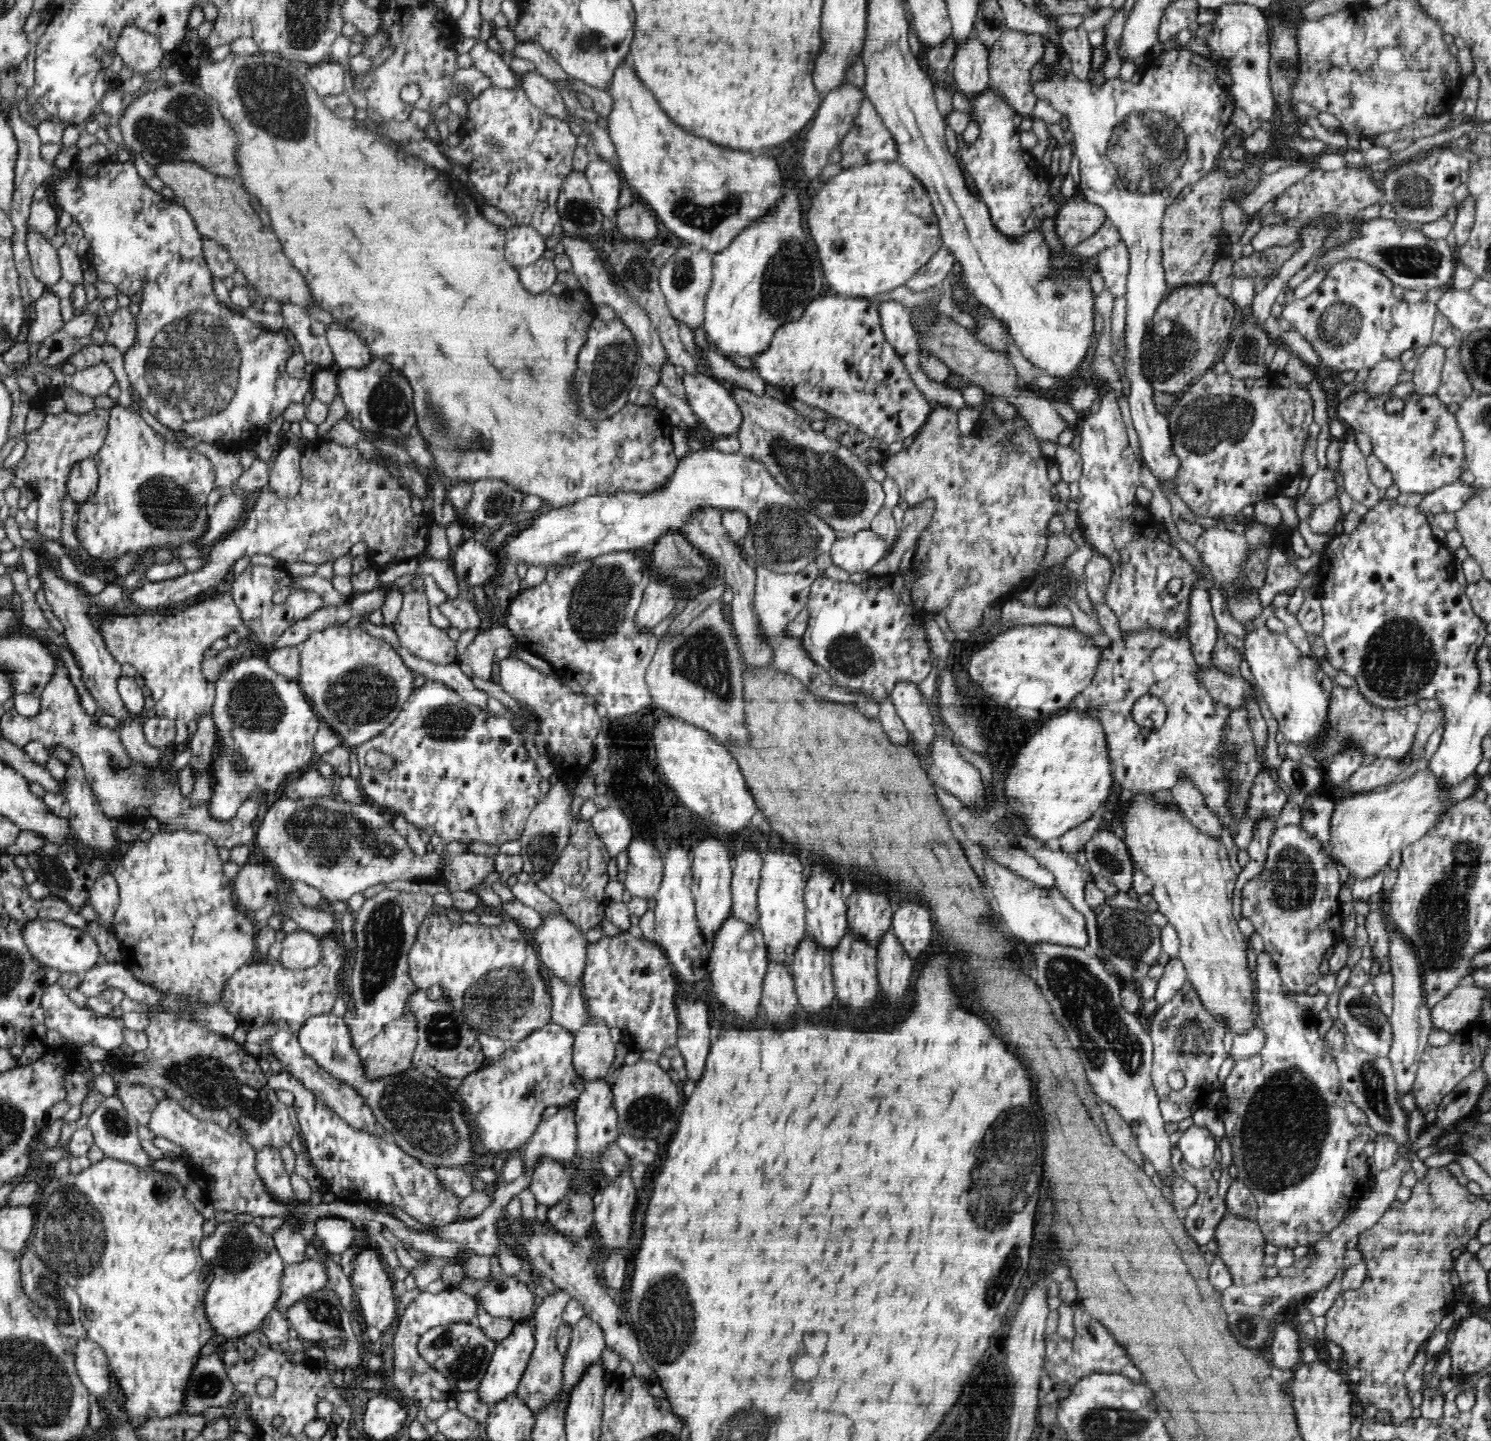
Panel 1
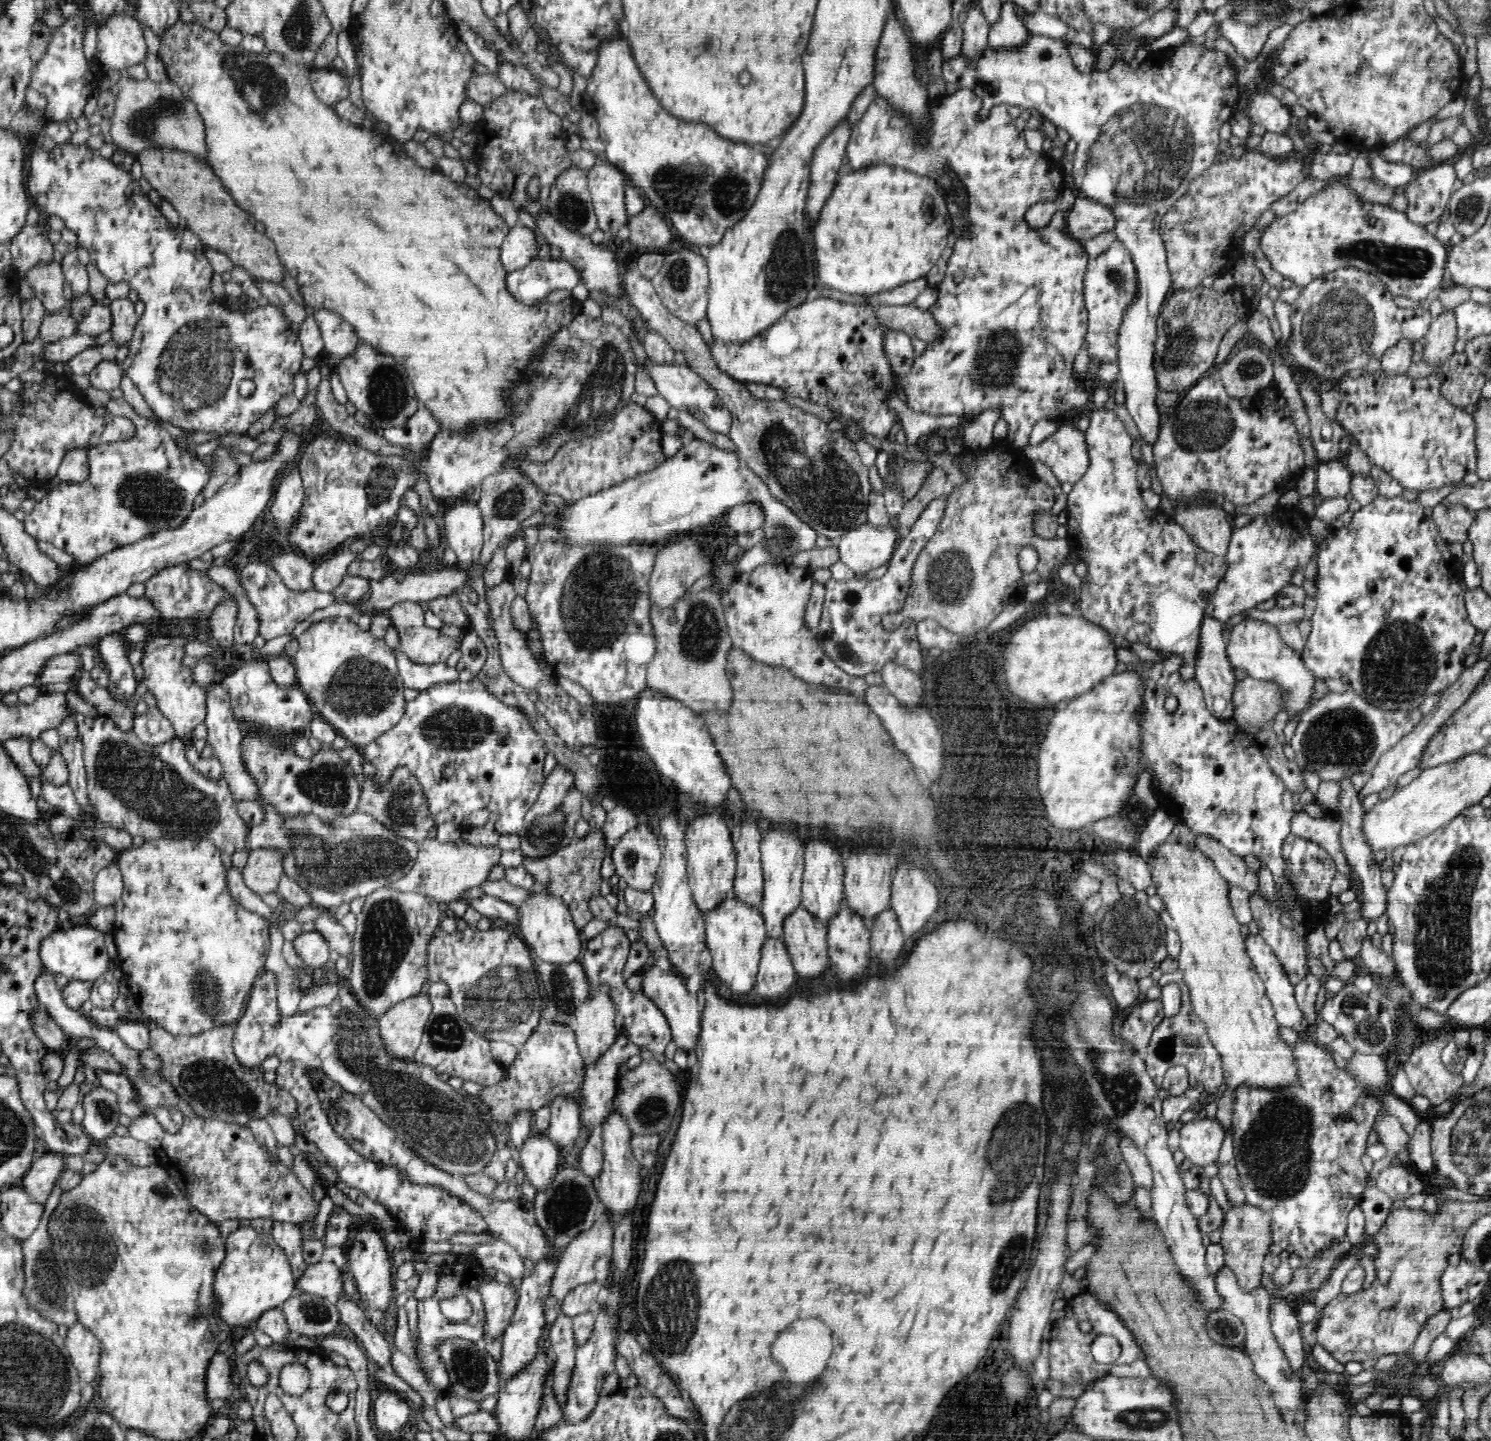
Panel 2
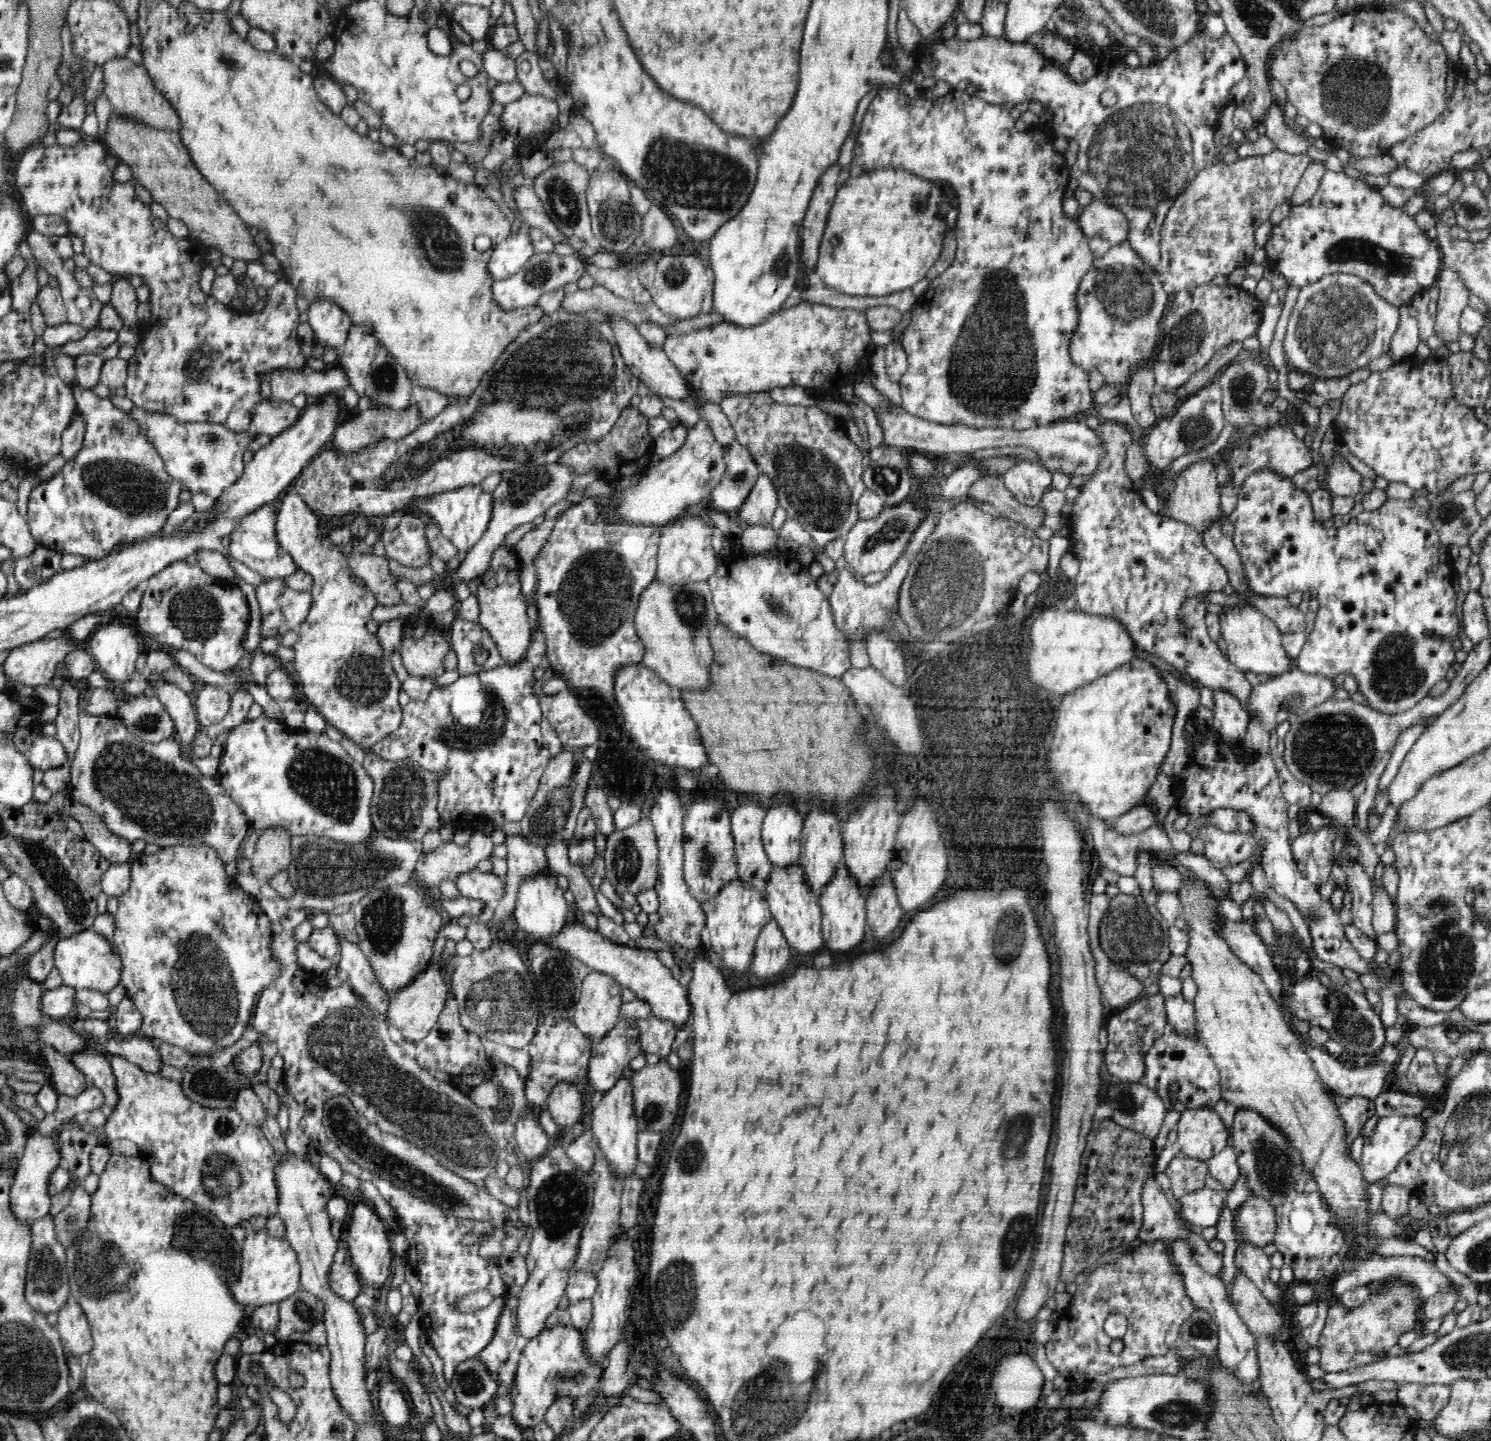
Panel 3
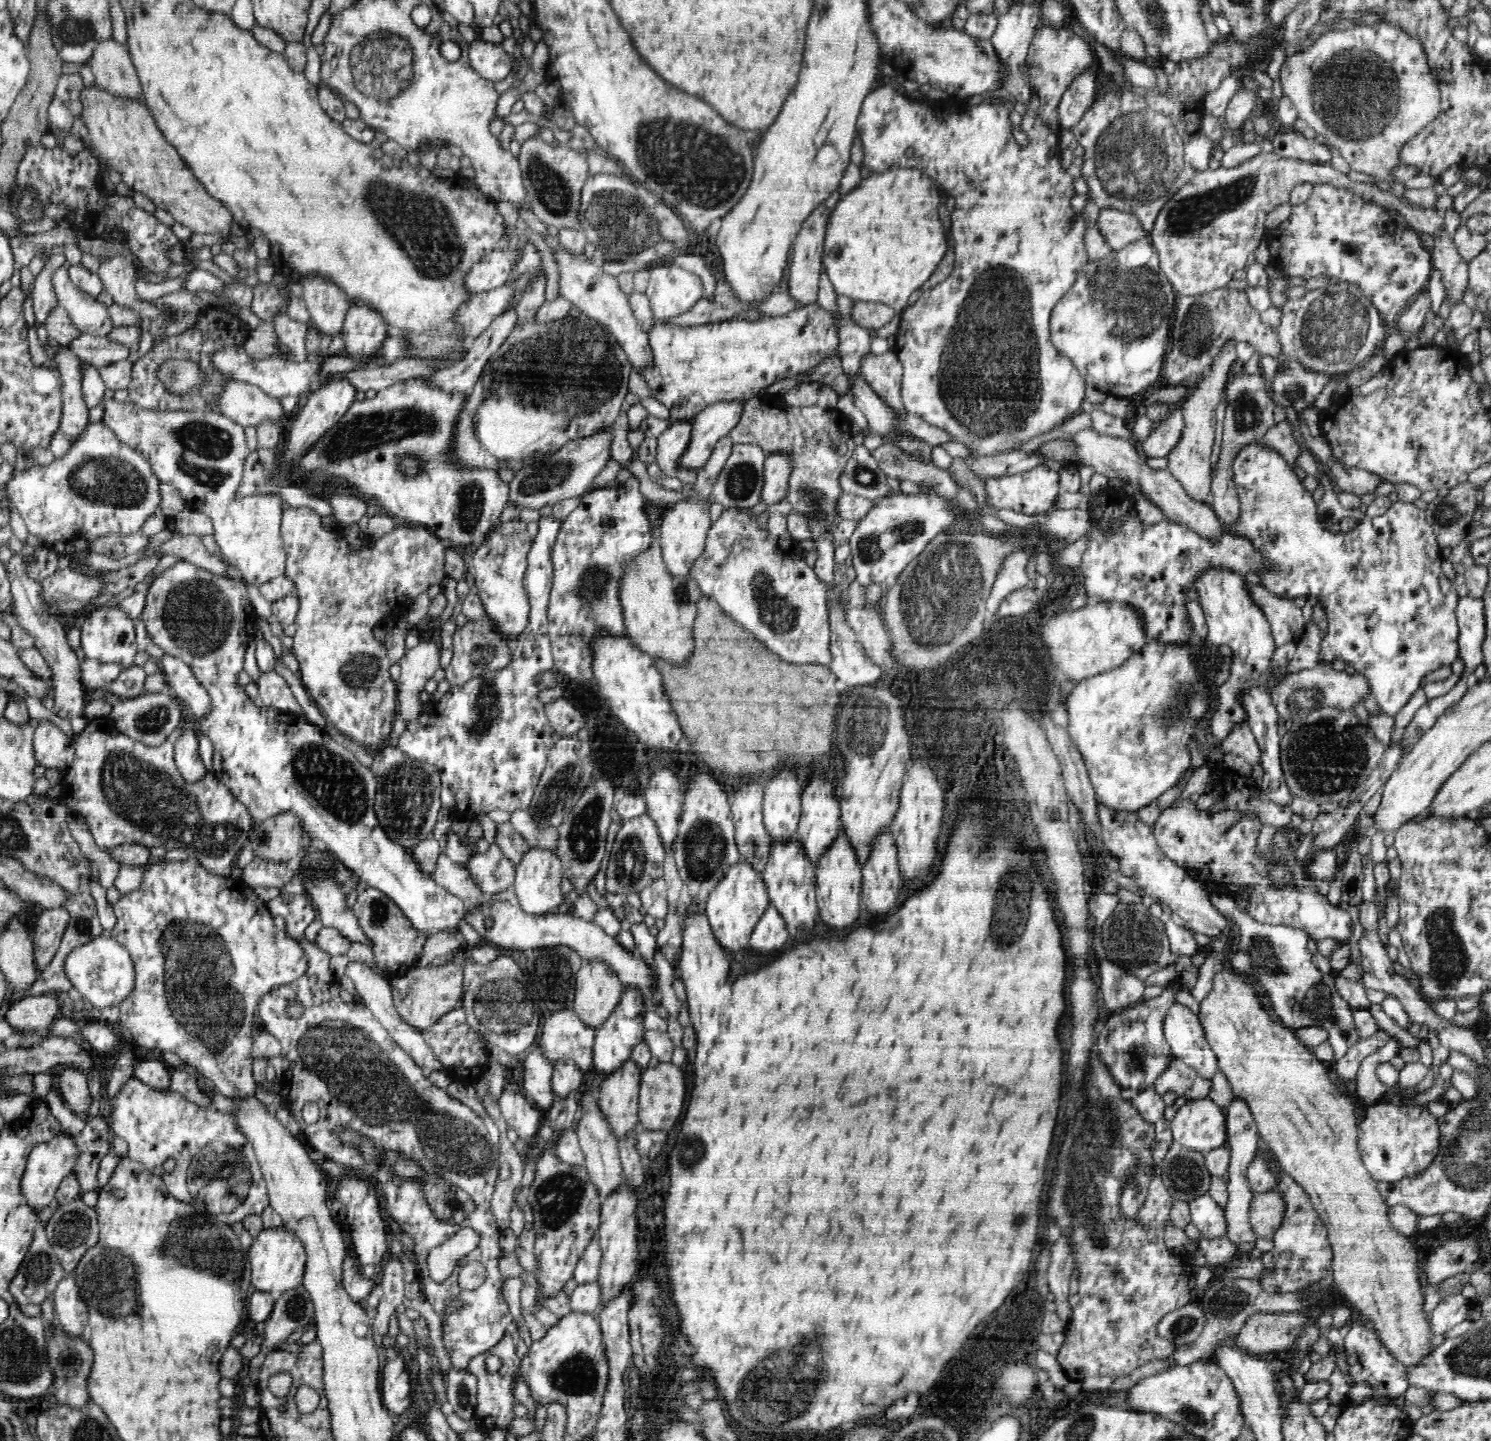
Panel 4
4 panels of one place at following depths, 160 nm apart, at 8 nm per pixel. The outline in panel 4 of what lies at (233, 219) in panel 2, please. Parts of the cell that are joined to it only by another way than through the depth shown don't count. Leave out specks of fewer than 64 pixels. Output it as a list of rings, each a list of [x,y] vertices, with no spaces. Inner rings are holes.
[[[97,85],[84,88],[79,100],[83,108],[82,120],[88,129],[85,141],[96,156],[101,156],[100,160],[108,168],[119,172],[122,181],[132,192],[147,196],[157,208],[167,211],[175,221],[188,226],[193,233],[227,236],[229,240],[222,243],[222,251],[213,256],[213,261],[226,274],[238,276],[240,269],[232,256],[236,250],[230,233],[230,224],[235,221],[232,213],[224,204],[208,195],[205,186],[194,176],[178,151],[164,139],[160,126],[145,104],[113,96]]]

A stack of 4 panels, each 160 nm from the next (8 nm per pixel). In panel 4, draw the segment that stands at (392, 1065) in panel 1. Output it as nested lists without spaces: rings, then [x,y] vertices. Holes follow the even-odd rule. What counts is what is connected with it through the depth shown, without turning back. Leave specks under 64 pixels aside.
[[[450,961],[437,967],[431,965],[416,967],[404,976],[393,976],[389,983],[394,1005],[396,1005],[396,1010],[400,1013],[401,1019],[408,1025],[422,1031],[434,1026],[450,1010],[462,1006],[464,996],[464,973],[462,973],[462,970],[463,965],[459,966]]]

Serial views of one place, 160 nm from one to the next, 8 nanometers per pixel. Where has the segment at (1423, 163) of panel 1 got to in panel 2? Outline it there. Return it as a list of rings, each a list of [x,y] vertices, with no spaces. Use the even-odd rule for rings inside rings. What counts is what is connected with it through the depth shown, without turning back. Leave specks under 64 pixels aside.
[[[1440,164],[1422,170],[1416,180],[1412,179],[1404,188],[1408,200],[1407,217],[1423,227],[1438,219],[1457,189],[1454,188],[1456,179],[1454,164]]]

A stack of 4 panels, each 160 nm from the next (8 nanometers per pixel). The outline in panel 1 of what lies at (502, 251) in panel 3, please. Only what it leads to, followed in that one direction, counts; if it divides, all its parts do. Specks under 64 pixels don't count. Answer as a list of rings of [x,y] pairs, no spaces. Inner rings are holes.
[[[513,225],[505,234],[505,259],[516,269],[535,263],[547,249],[545,239],[534,227]]]

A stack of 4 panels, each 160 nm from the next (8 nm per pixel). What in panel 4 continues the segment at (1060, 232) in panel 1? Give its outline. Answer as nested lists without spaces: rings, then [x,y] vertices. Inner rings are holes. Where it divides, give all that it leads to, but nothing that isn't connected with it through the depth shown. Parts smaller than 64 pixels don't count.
[[[1101,209],[1096,218],[1096,227],[1114,251],[1146,238],[1140,220],[1132,213],[1117,209]]]

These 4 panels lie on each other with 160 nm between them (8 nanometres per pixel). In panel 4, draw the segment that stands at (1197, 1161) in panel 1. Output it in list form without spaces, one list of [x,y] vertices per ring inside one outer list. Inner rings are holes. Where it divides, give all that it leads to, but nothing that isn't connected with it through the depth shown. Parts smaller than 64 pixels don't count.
[[[1208,1097],[1180,1107],[1171,1121],[1173,1141],[1202,1155],[1226,1146],[1225,1111]]]

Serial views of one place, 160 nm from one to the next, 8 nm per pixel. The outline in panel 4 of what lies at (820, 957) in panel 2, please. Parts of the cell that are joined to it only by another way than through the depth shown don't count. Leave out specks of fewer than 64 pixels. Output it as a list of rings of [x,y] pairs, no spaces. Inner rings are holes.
[[[795,835],[784,843],[772,842],[767,867],[761,873],[769,903],[782,915],[790,936],[798,942],[808,940],[814,934],[819,908],[815,897],[815,866],[804,852],[800,839]]]

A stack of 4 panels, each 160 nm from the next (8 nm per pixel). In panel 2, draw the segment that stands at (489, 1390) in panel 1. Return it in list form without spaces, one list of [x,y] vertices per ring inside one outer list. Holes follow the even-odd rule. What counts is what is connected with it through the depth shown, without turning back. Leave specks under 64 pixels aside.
[[[536,1261],[530,1275],[522,1279],[518,1289],[519,1300],[516,1312],[502,1336],[502,1356],[500,1356],[497,1369],[502,1383],[518,1376],[524,1366],[535,1359],[536,1353],[542,1352],[538,1349],[538,1345],[546,1328],[545,1300],[552,1288],[552,1276],[556,1269],[557,1266],[552,1261]]]

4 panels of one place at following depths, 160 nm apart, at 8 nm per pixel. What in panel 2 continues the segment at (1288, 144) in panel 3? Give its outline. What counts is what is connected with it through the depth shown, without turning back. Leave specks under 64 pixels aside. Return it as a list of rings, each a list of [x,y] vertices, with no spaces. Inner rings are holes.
[[[1258,92],[1252,96],[1252,104],[1249,104],[1246,113],[1252,124],[1262,125],[1267,132],[1286,135],[1291,127],[1290,116],[1293,114],[1290,108],[1270,92]]]

